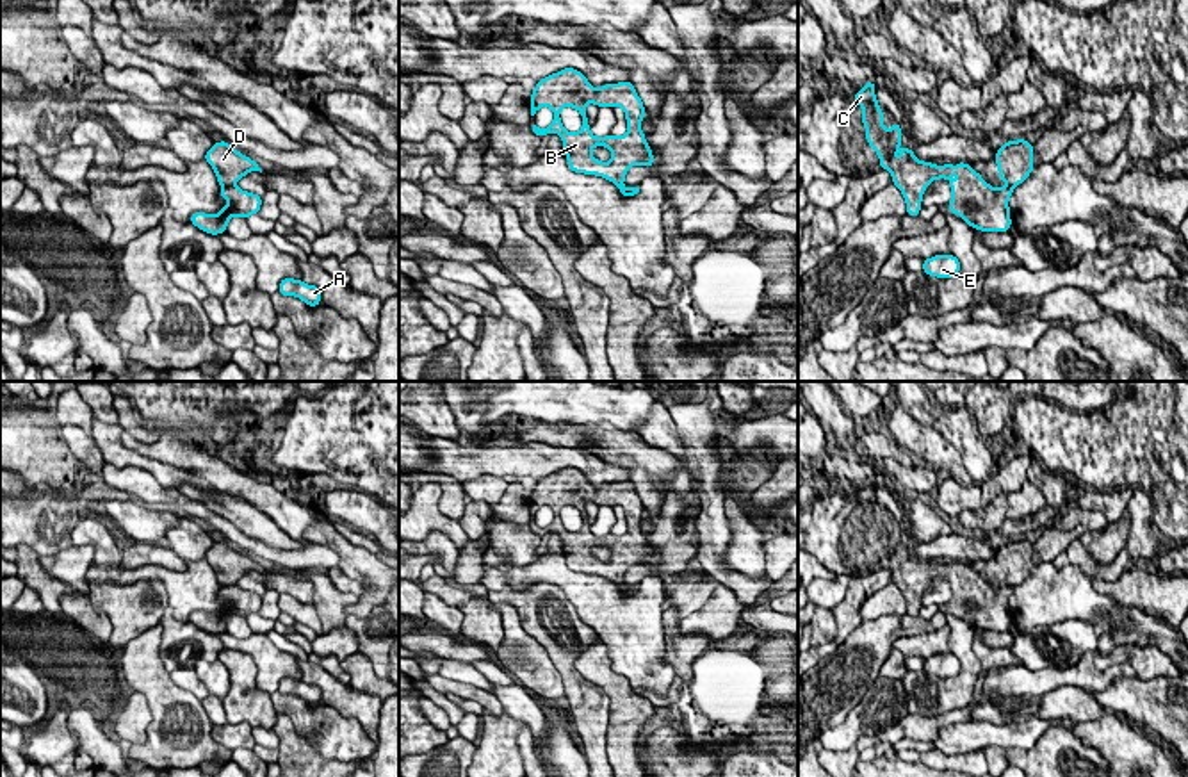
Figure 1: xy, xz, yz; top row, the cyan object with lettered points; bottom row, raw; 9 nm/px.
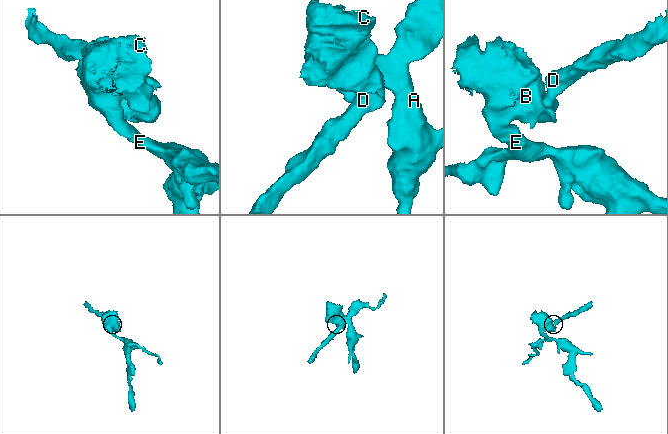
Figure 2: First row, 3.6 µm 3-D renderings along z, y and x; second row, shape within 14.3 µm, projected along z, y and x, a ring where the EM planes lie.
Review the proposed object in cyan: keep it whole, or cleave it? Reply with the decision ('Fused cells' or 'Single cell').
Fused cells

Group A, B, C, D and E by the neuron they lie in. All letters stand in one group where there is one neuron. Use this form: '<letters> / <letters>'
A B C E / D

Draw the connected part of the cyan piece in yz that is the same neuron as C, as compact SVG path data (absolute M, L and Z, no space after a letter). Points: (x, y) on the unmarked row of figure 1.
M867 479L864 488L855 492L853 501L864 510L866 540L880 556L880 568L891 570L892 583L905 595L907 615L919 615L926 586L932 579L944 577L951 586L949 611L953 615L960 613L974 629L1010 631L1008 599L1013 588L992 586L971 563L948 561L946 565L937 565L917 560L912 547L899 549L899 522L892 520L891 531L885 528L882 520L885 511L876 501L875 487L875 481Z

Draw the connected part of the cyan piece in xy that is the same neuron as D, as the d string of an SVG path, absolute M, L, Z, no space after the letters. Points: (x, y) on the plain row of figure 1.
M226 540L216 542L207 552L205 560L216 570L217 581L221 586L235 585L249 570L260 570L256 560L239 552Z

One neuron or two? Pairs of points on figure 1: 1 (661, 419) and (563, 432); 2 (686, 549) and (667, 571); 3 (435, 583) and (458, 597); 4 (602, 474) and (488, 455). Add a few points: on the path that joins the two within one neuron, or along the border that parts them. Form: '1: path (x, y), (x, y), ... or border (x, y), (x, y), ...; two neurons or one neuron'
1: border (642, 439), (670, 451), (679, 462); two neurons
2: path (681, 555), (670, 565); one neuron
3: path (440, 588), (453, 597); one neuron
4: path (574, 458), (517, 458); one neuron

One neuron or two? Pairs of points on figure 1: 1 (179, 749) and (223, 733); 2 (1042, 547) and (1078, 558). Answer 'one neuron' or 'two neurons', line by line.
1: two neurons
2: two neurons

